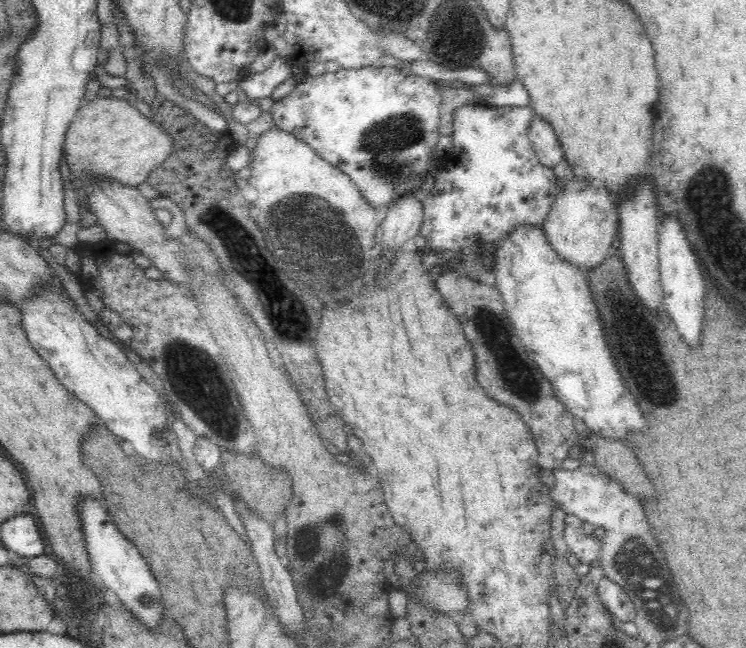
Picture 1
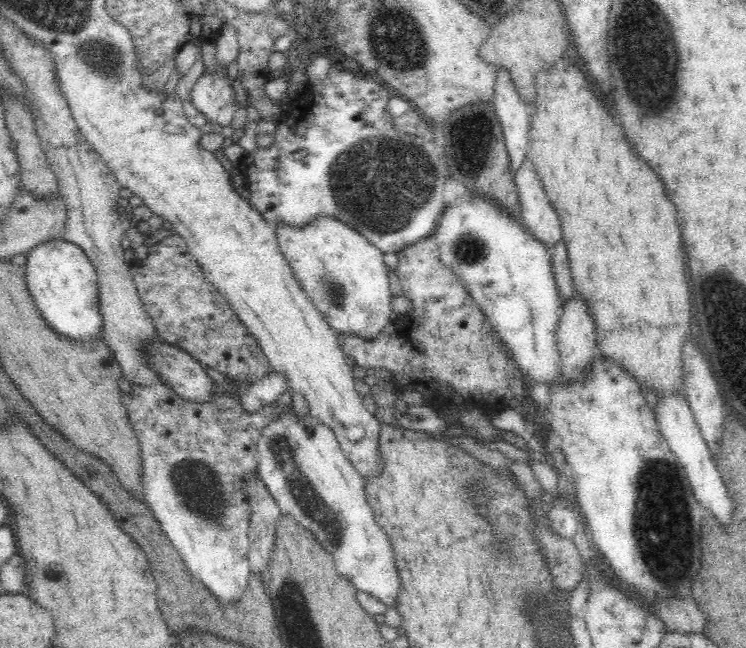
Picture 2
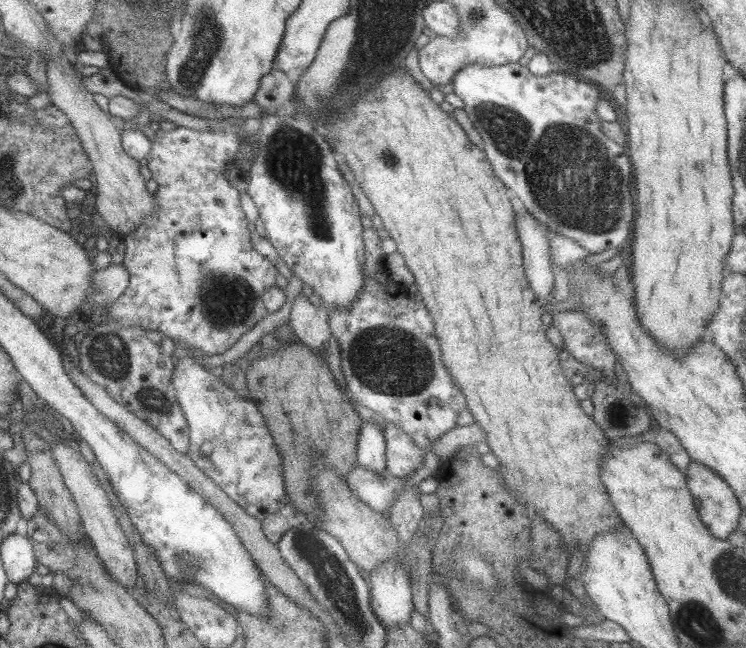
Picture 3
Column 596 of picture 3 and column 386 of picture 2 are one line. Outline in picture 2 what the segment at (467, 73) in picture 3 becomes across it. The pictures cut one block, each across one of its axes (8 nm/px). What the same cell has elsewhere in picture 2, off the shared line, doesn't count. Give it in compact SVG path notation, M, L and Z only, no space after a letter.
M335 60L329 68L323 83L315 87L309 83L302 90L302 93L289 103L288 109L279 116L279 119L274 121L276 123L276 134L274 134L272 146L270 148L257 146L252 152L245 154L244 166L246 166L246 170L244 172L246 172L246 180L248 180L247 189L250 191L248 201L250 208L257 210L262 215L262 218L272 226L285 222L292 228L302 228L302 226L310 224L310 220L316 220L318 216L332 216L336 220L346 222L348 226L365 236L366 240L370 241L370 244L379 248L383 253L399 253L417 240L431 237L436 224L438 224L438 214L442 211L444 202L449 201L448 197L444 198L446 196L444 184L446 184L446 180L451 183L453 180L451 174L449 174L445 158L436 154L434 142L422 140L421 136L398 132L398 129L393 125L394 116L392 118L384 111L388 100L391 98L388 89L386 84L378 84L377 81L374 81L374 78L356 78L353 72L344 69L343 64L340 66L338 60Z

